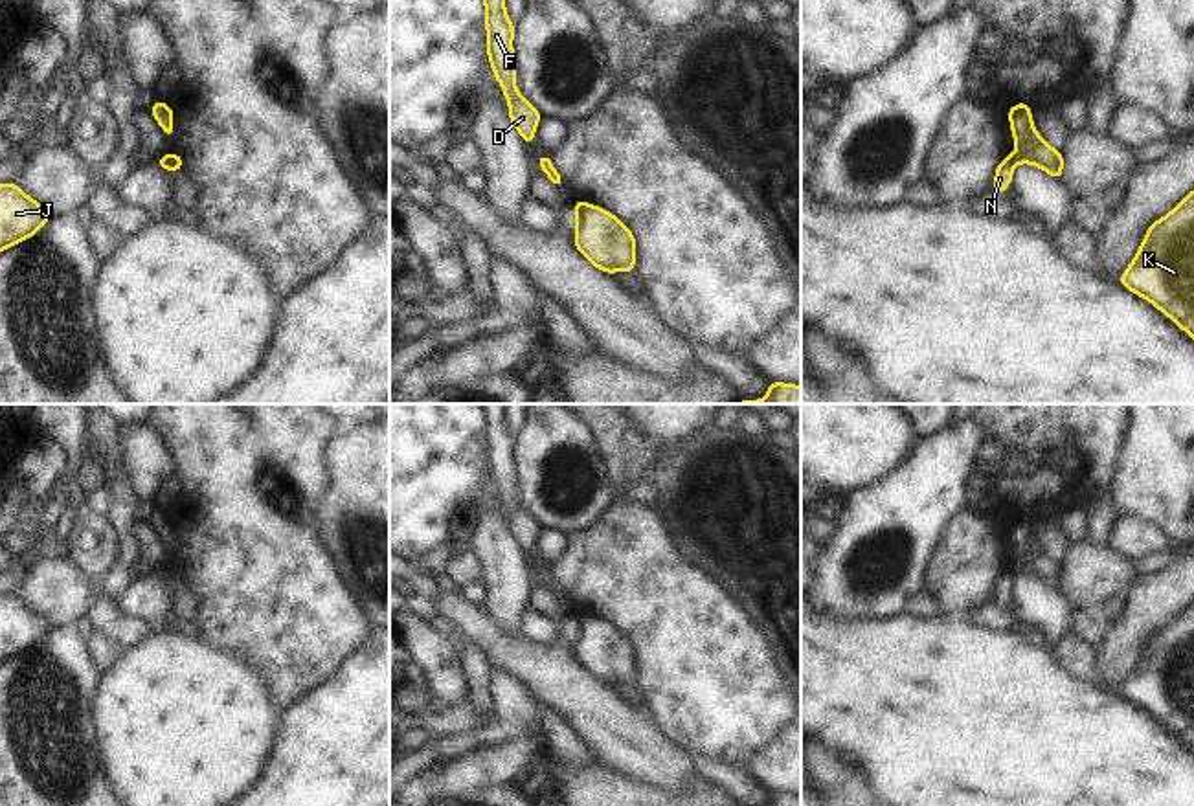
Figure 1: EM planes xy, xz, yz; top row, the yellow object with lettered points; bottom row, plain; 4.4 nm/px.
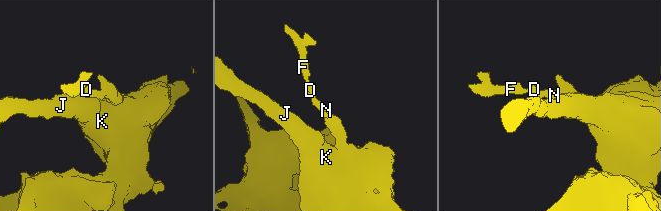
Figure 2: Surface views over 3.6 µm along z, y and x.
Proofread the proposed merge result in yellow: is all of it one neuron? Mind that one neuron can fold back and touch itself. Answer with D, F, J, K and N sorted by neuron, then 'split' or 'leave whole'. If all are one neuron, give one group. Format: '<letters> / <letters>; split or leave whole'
D F N / J K; split

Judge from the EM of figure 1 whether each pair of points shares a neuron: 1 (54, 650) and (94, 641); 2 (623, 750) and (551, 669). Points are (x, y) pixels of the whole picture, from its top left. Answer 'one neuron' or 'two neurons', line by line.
1: two neurons
2: one neuron

